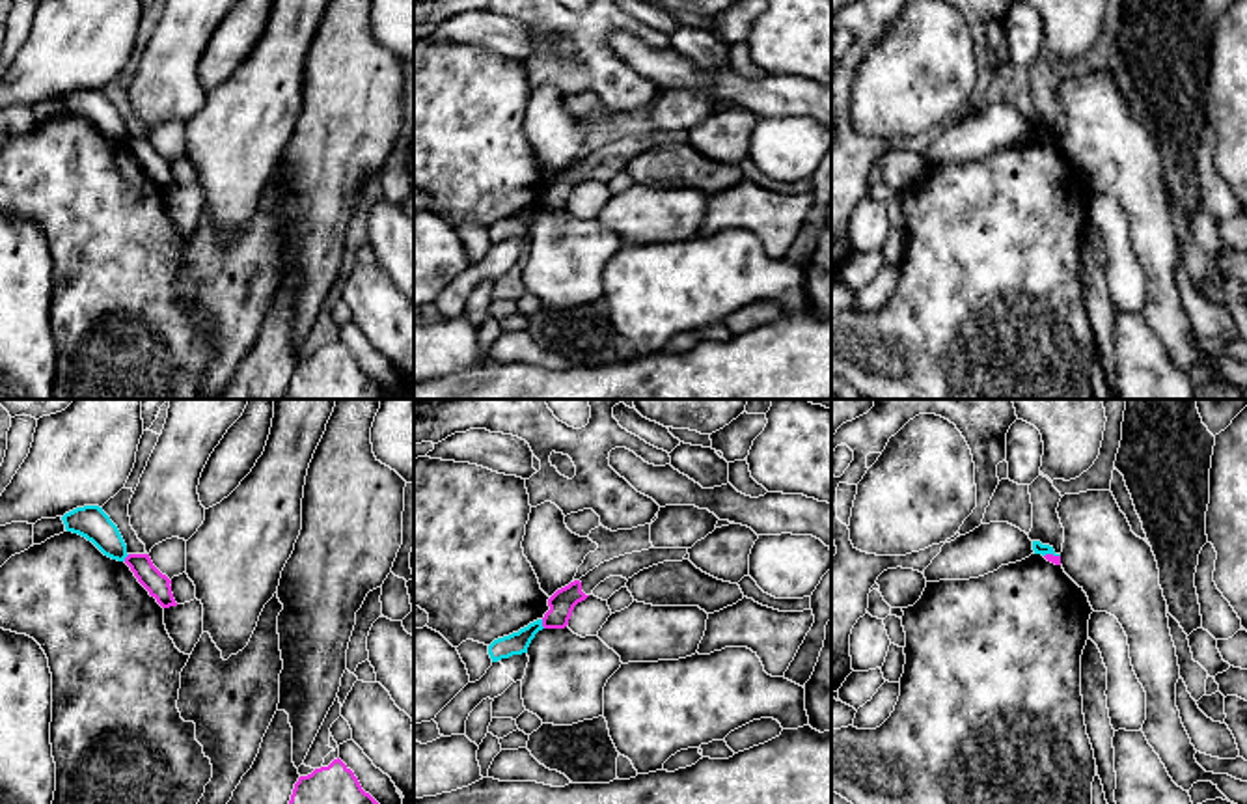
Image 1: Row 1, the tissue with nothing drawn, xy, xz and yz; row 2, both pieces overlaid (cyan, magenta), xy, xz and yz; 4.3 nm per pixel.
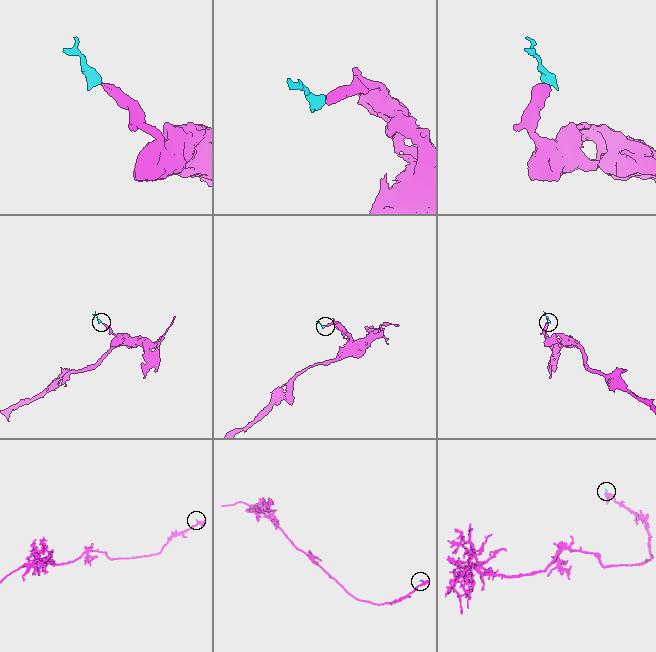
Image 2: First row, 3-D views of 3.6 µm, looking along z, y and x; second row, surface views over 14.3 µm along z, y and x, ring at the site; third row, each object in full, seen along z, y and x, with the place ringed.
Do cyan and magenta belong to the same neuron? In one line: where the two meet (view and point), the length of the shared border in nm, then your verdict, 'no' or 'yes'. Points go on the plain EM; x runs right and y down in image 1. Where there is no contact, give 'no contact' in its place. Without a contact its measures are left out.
meets cyan in xz at (541, 206); contact 40 nm long; no

